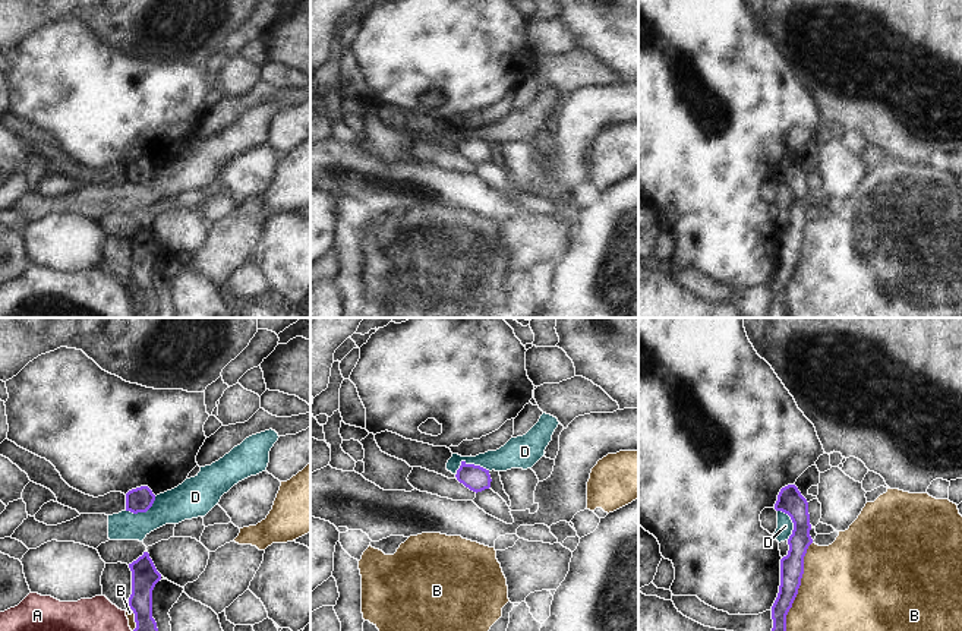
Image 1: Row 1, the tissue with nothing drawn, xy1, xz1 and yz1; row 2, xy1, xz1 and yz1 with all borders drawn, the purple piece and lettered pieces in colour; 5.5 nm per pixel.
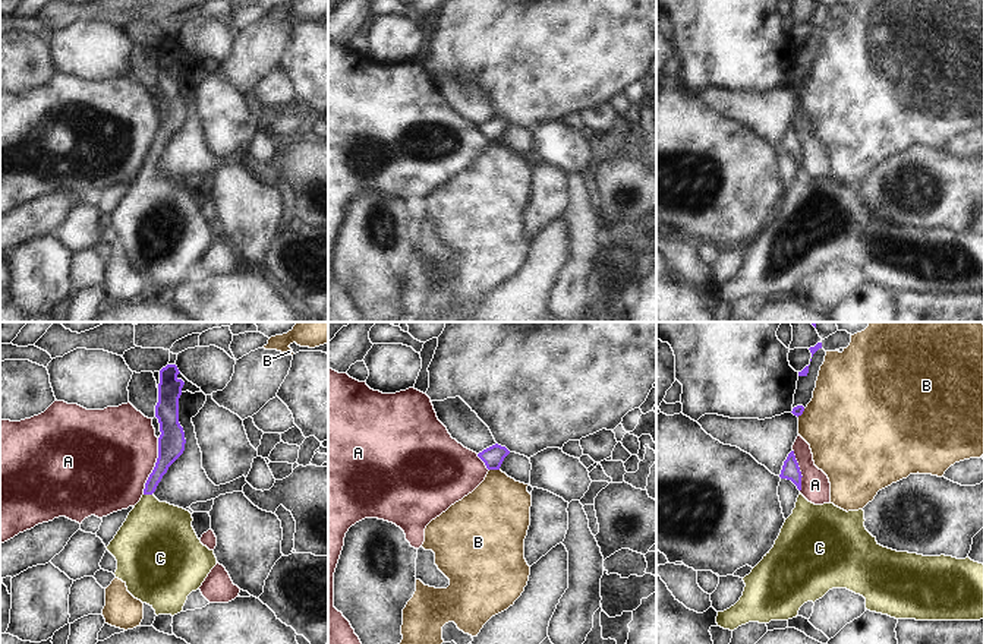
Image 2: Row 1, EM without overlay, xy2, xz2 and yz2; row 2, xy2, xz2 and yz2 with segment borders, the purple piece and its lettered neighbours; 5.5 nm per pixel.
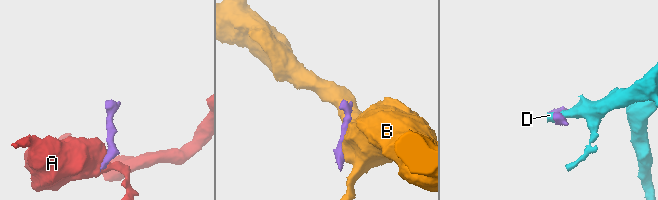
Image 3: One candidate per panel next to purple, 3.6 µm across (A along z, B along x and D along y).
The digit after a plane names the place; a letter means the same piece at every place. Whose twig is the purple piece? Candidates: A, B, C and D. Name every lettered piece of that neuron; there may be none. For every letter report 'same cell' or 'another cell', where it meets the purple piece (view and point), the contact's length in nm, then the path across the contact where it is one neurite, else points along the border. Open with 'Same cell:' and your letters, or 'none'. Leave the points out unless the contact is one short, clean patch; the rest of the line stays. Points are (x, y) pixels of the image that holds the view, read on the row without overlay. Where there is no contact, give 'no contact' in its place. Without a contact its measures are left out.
Same cell: C
A: another cell | xy2 (156, 138) | 320 nm | along xy2 (158, 110), (158, 129), (142, 166)
B: another cell | yz1 (797, 265) | 600 nm
C: same cell | xy2 (148, 166) | 60 nm | across xy2 (167, 125), (148, 166), (148, 186), (157, 210)
D: another cell | xz1 (469, 136) | 190 nm | along xz1 (489, 142), (463, 133), (456, 147)

